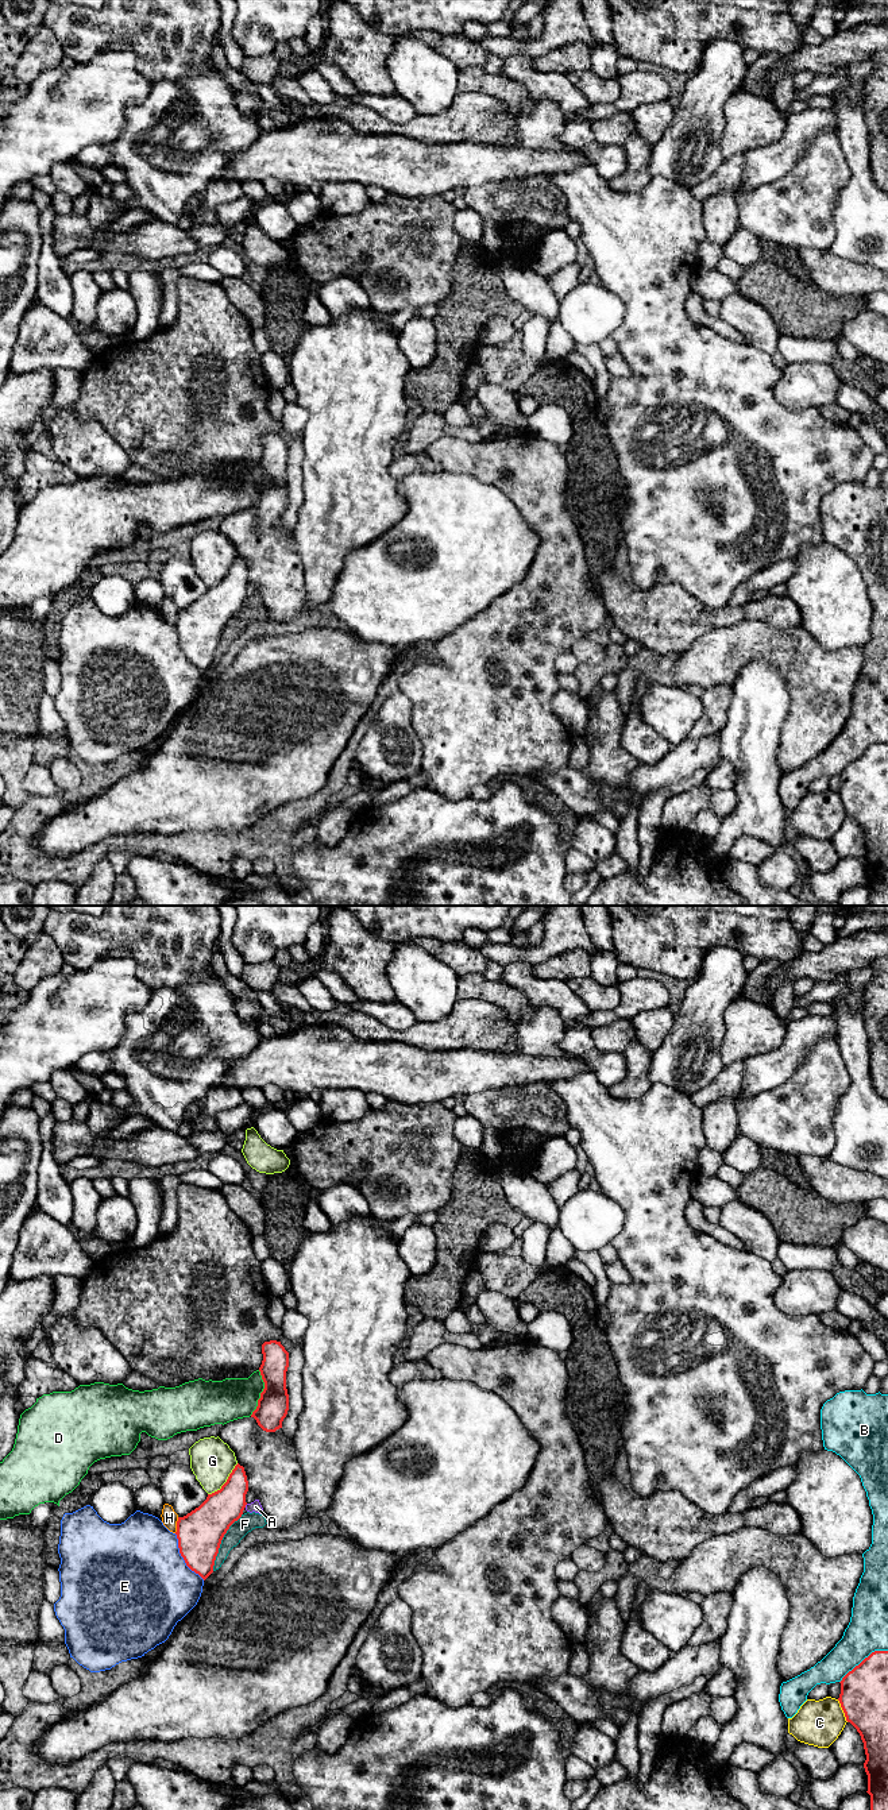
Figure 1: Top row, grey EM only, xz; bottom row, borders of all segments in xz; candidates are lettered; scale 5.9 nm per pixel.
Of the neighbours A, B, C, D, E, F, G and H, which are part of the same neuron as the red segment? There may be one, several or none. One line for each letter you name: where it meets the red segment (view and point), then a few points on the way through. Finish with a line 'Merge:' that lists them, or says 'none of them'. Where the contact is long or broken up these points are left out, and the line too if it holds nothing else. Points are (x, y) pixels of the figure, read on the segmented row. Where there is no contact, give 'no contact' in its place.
Merge: none of them

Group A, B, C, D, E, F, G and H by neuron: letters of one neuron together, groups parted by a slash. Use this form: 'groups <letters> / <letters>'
groups A F / B / C / D / E / G / H

